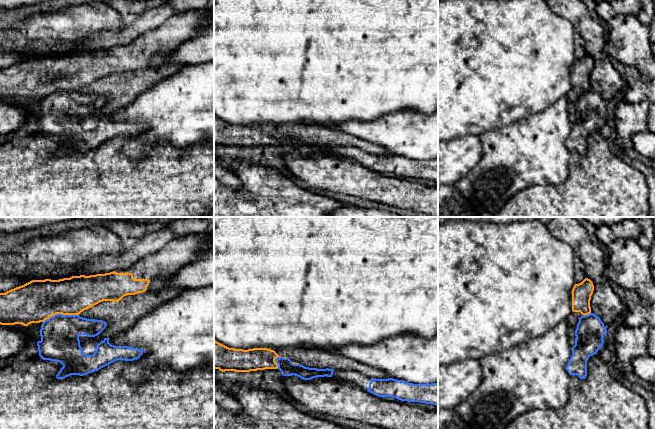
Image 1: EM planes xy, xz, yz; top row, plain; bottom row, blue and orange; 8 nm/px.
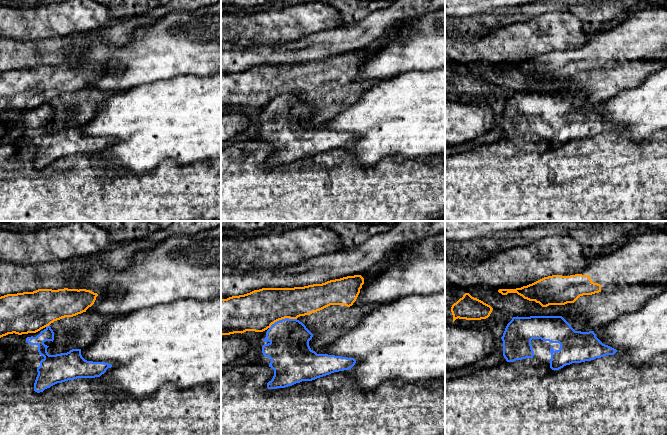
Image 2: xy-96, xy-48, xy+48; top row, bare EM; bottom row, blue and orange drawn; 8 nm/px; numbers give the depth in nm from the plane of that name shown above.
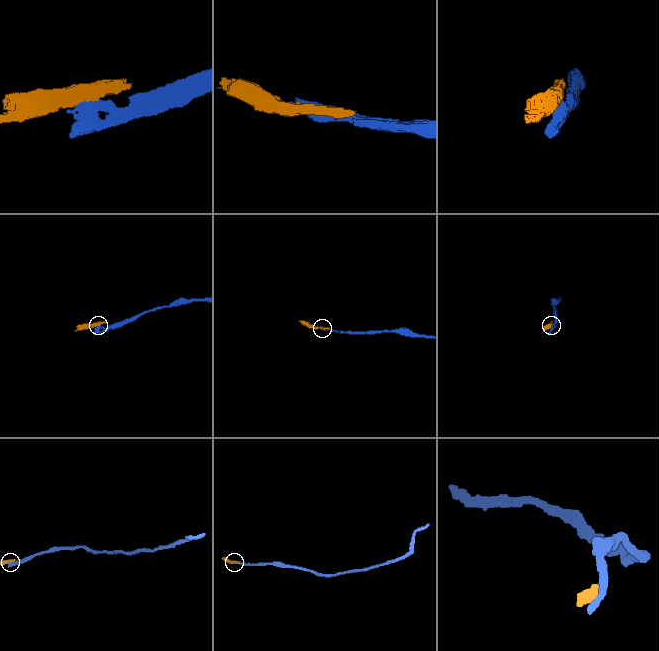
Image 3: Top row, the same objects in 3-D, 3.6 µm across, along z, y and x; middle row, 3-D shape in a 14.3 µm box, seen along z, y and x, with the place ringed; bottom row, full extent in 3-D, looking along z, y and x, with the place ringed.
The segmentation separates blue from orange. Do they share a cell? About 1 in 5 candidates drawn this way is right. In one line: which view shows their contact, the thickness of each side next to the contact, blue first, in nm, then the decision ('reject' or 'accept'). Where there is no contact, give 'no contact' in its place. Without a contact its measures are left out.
xy | 300/340 nm | reject

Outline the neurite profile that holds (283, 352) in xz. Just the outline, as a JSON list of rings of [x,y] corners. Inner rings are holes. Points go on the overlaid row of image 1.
[[[272,348],[279,356],[287,357],[292,362],[299,363],[305,367],[332,370],[353,370],[369,378],[388,379],[387,373],[377,368],[368,367],[345,356],[328,353],[324,350],[305,348]]]

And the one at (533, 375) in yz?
[[[563,320],[547,333],[527,343],[482,357],[479,360],[482,369],[480,385],[454,409],[471,429],[505,429],[517,417],[532,409],[561,409],[569,401],[571,375],[566,366],[571,356],[567,321]]]

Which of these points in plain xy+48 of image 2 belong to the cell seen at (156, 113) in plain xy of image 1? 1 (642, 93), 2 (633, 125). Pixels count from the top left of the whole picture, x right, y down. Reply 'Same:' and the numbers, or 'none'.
Same: 1, 2

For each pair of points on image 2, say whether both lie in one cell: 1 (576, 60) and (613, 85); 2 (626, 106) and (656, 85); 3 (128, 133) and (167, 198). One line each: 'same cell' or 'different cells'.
1: same cell
2: same cell
3: different cells

